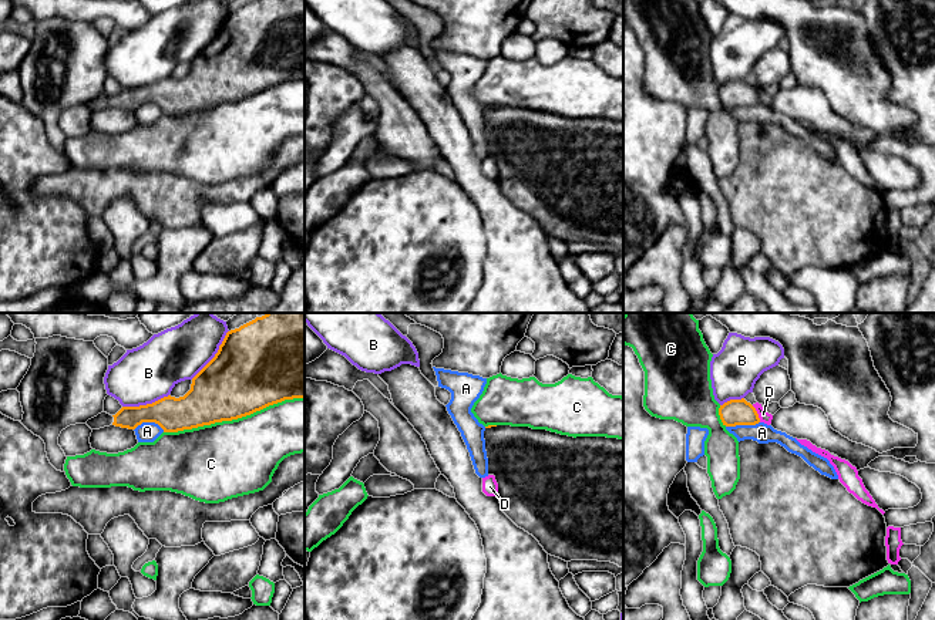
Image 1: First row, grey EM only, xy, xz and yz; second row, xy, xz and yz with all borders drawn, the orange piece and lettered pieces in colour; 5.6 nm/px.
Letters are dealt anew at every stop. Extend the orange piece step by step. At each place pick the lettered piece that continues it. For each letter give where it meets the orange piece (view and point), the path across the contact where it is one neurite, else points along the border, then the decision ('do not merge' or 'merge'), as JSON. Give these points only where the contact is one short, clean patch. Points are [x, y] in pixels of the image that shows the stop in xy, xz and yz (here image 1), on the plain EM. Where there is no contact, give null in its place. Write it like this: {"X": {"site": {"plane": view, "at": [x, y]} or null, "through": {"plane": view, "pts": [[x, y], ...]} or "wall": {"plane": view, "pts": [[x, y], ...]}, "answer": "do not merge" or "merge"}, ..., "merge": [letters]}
{"A": {"site": {"plane": "yz", "at": [742, 105]}, "wall": {"plane": "yz", "pts": [[759, 103], [726, 108]]}, "answer": "do not merge"}, "B": {"site": {"plane": "xy", "at": [215, 36]}, "answer": "do not merge"}, "C": {"site": {"plane": "xy", "at": [234, 100]}, "answer": "do not merge"}, "D": {"site": {"plane": "yz", "at": [757, 95]}, "wall": {"plane": "yz", "pts": [[752, 87], [760, 103]]}, "answer": "do not merge"}, "merge": []}

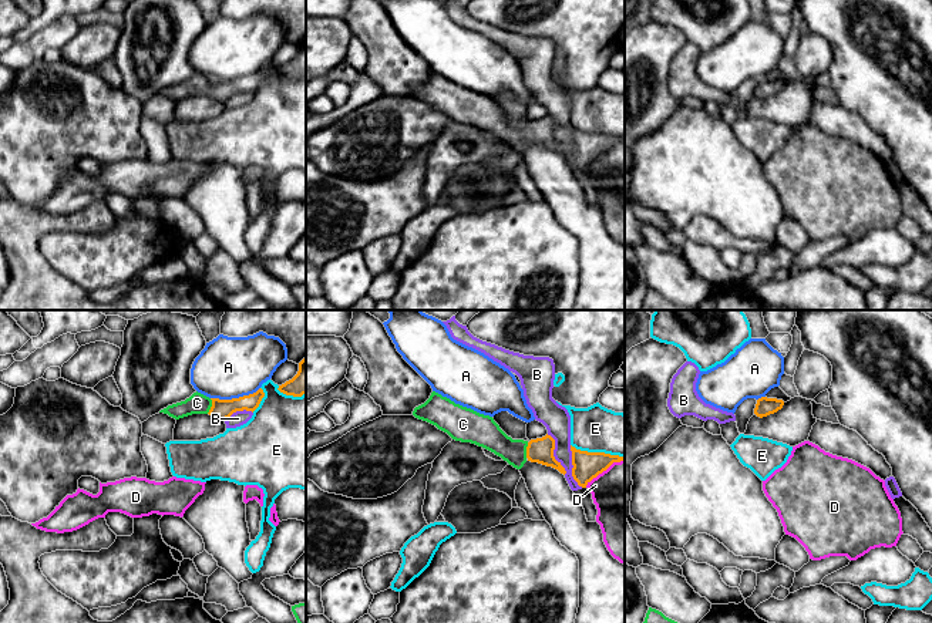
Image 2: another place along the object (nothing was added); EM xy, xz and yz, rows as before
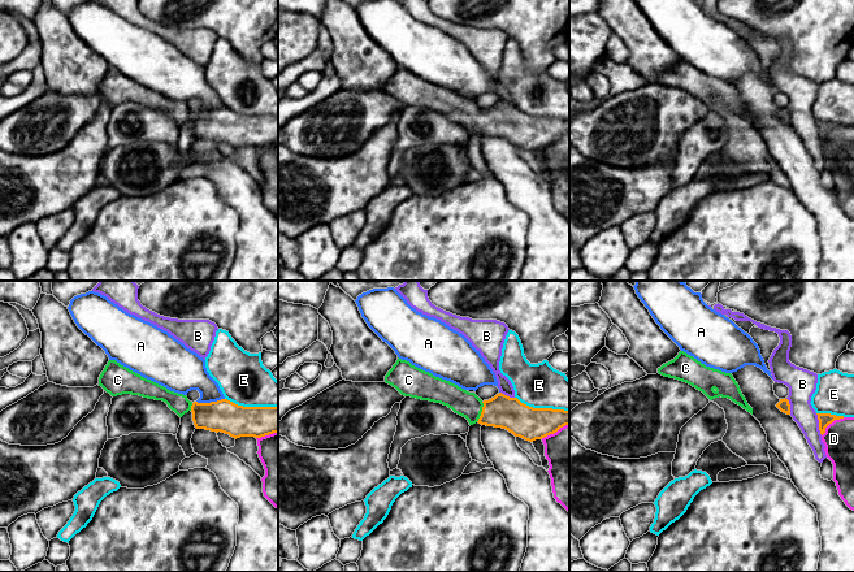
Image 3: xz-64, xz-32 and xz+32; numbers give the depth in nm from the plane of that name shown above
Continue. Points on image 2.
{"A": {"site": {"plane": "xy", "at": [235, 80]}, "answer": "do not merge"}, "B": {"site": {"plane": "xz", "at": [552, 135]}, "wall": {"plane": "xz", "pts": [[547, 115], [554, 121], [554, 140], [564, 150], [565, 155]]}, "answer": "do not merge"}, "C": {"site": {"plane": "xy", "at": [212, 87]}, "through": {"plane": "xy", "pts": [[221, 90], [212, 87], [198, 84]]}, "answer": "merge"}, "D": {"site": {"plane": "xz", "at": [604, 151]}, "answer": "do not merge"}, "E": {"site": {"plane": "xz", "at": [598, 134]}, "answer": "do not merge"}, "merge": ["C"]}

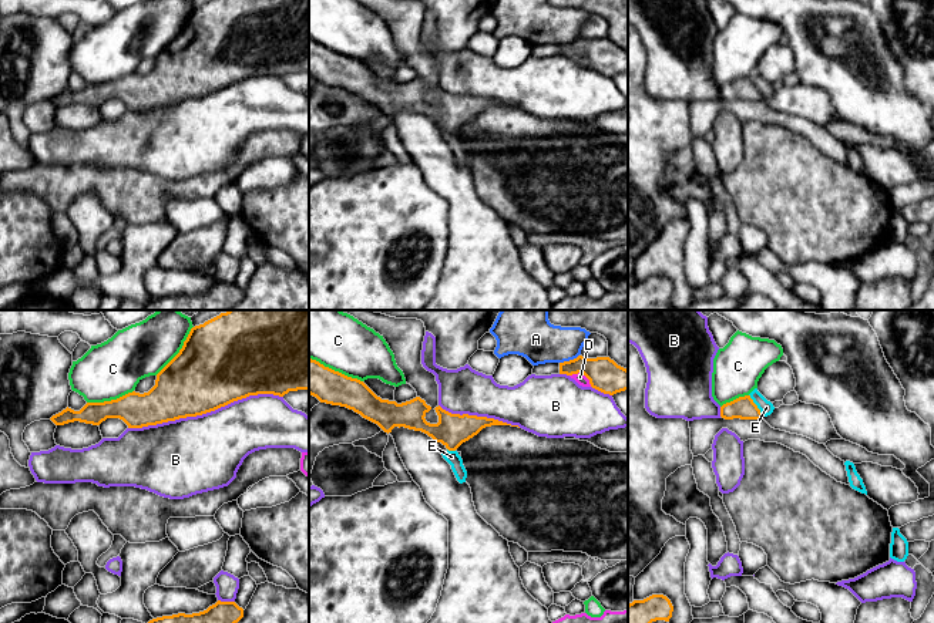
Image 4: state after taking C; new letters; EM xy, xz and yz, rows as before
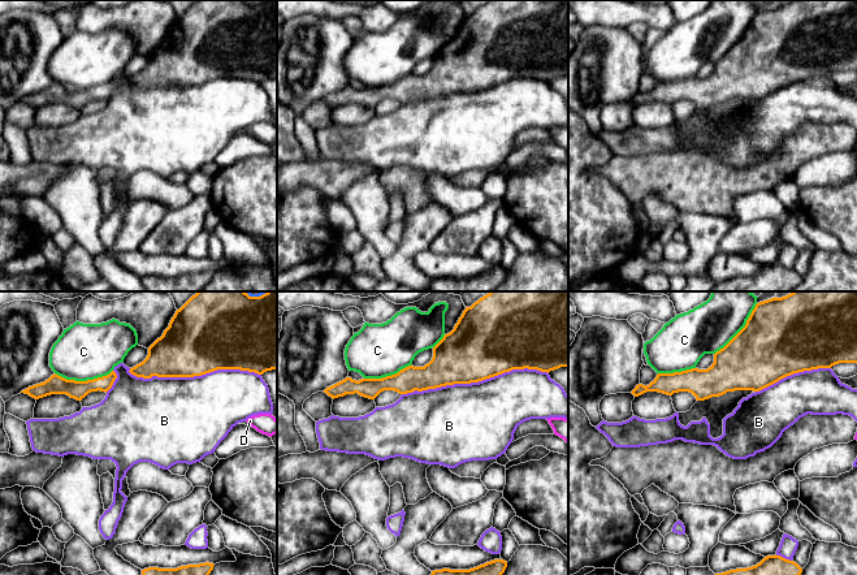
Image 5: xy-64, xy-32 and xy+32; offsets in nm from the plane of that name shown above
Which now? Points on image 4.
{"A": {"site": {"plane": "xz", "at": [570, 41]}, "answer": "do not merge"}, "B": {"site": {"plane": "xy", "at": [205, 94]}, "answer": "do not merge"}, "C": {"site": {"plane": "xz", "at": [336, 53]}, "answer": "do not merge"}, "D": {"site": {"plane": "xz", "at": [583, 54]}, "answer": "do not merge"}, "E": {"site": {"plane": "yz", "at": [756, 87]}, "wall": {"plane": "yz", "pts": [[749, 76], [763, 97]]}, "answer": "do not merge"}, "merge": []}

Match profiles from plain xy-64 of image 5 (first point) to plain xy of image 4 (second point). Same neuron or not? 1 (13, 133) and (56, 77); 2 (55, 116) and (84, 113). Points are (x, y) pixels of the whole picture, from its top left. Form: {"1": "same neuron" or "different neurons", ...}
{"1": "same neuron", "2": "same neuron"}

